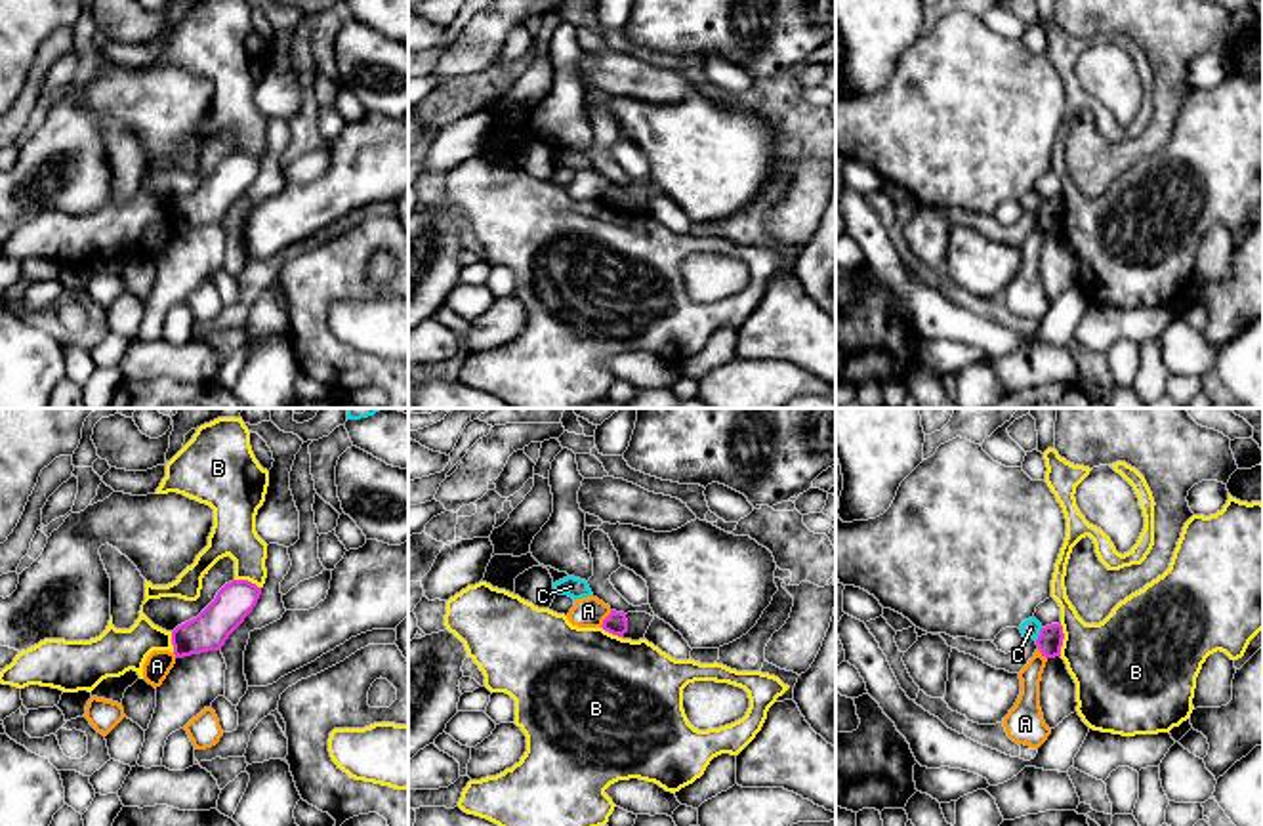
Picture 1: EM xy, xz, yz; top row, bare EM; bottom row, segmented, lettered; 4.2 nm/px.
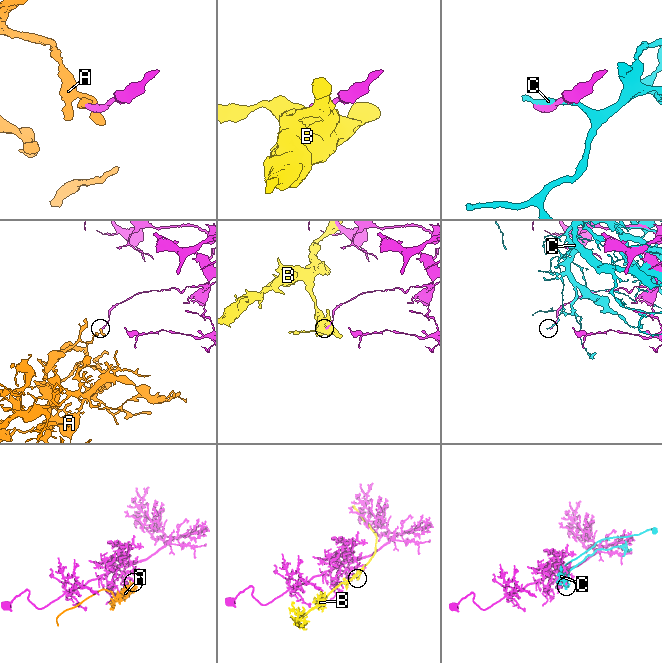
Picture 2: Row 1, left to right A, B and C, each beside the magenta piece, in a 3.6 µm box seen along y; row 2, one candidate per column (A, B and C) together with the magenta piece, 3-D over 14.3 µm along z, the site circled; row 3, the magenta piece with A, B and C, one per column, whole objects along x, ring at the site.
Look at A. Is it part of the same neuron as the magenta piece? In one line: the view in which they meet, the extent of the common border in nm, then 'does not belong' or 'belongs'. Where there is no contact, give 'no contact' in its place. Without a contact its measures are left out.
meets magenta in xz; contact 90 nm long; does not belong

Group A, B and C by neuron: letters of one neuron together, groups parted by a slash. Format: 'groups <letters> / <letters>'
groups A / B / C

